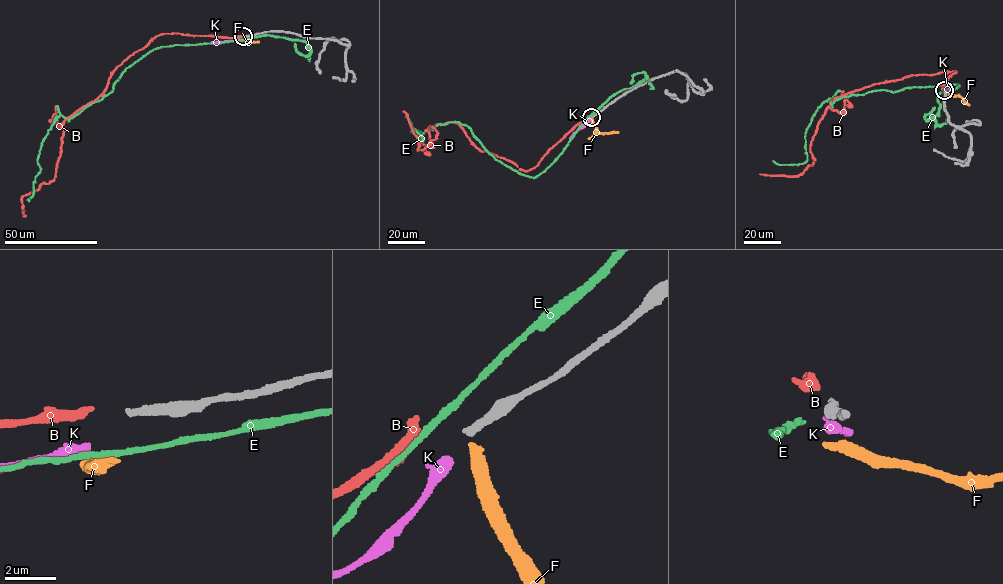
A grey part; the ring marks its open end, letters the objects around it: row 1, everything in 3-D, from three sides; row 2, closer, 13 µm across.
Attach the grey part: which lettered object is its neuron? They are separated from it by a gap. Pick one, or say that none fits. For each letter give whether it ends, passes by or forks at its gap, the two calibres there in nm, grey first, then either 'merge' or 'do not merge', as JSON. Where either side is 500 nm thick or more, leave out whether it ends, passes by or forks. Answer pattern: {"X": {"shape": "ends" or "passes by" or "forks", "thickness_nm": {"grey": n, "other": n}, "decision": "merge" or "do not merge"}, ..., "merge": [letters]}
{"B": {"shape": "ends", "thickness_nm": {"grey": 280, "other": 440}, "decision": "do not merge"}, "E": {"shape": "passes by", "thickness_nm": {"grey": 280, "other": 200}, "decision": "do not merge"}, "F": {"shape": "ends", "thickness_nm": {"grey": 280, "other": 280}, "decision": "do not merge"}, "K": {"shape": "ends", "thickness_nm": {"grey": 280, "other": 400}, "decision": "do not merge"}, "merge": []}

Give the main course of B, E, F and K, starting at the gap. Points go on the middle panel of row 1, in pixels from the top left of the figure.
B: (588, 117), (526, 171), (480, 151), (457, 123), (426, 130), (429, 126), (436, 139), (418, 150), (404, 110)
E: (591, 115), (534, 177), (496, 160), (465, 124), (411, 131), (422, 141), (405, 117)
F: (592, 118), (597, 132), (618, 132)
K: (590, 119), (569, 138)

